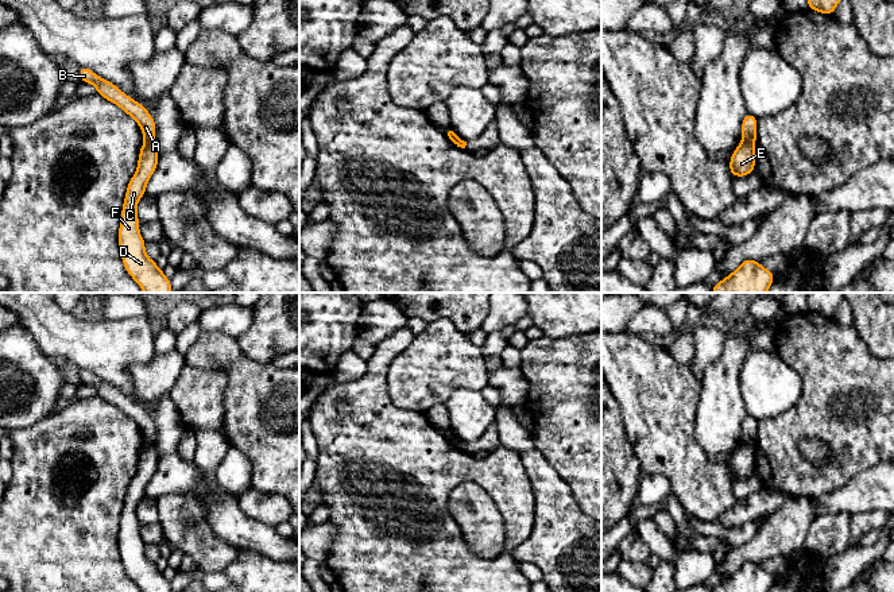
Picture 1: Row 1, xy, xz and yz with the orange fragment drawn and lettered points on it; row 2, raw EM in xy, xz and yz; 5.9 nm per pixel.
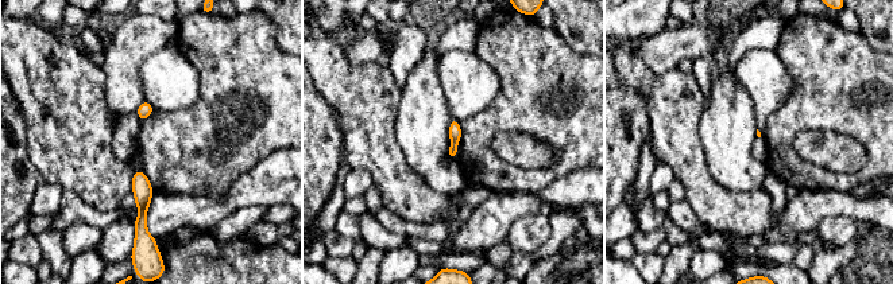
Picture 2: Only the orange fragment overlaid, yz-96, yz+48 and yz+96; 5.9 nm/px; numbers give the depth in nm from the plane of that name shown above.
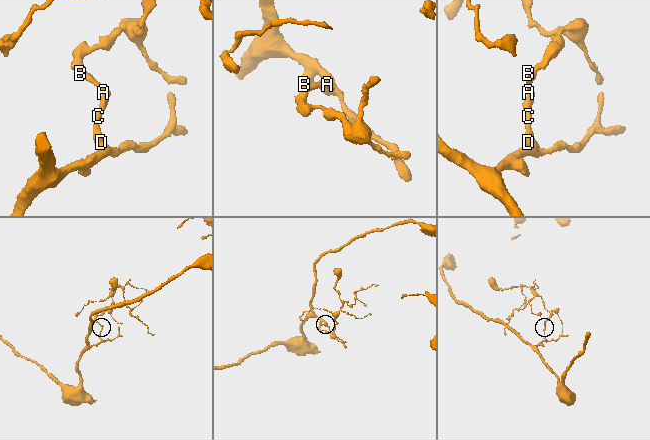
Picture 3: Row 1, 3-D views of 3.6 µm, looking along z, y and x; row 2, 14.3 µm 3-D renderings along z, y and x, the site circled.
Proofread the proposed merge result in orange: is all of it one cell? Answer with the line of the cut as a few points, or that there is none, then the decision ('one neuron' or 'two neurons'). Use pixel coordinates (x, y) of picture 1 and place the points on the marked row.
cut yz (743, 140), (754, 143); two neurons

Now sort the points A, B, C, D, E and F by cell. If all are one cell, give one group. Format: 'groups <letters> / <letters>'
groups A B / C D E F

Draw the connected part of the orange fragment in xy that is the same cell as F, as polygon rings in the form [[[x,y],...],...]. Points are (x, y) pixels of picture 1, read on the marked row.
[[[144,140],[138,170],[131,178],[124,198],[119,229],[119,248],[127,272],[144,293],[171,293],[171,282],[146,252],[139,232],[136,205],[146,194],[146,185],[158,166],[159,152],[154,142]]]

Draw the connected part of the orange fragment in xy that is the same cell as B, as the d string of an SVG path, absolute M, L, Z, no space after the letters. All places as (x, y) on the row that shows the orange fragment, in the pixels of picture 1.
M80 66L80 81L94 85L97 88L97 94L119 105L128 113L140 125L144 140L155 140L155 121L142 104L123 93L115 84L100 78L88 67Z

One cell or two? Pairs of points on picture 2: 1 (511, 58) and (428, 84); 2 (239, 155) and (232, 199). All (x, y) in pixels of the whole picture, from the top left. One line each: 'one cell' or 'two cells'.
1: two cells
2: two cells

